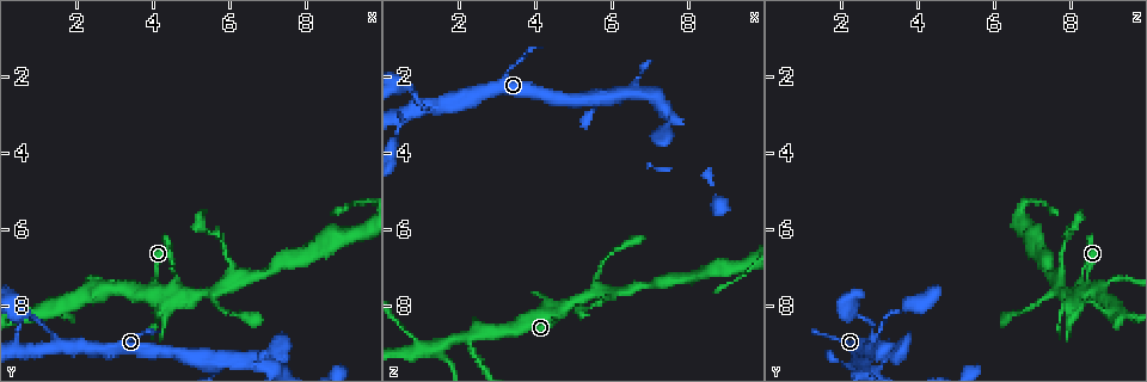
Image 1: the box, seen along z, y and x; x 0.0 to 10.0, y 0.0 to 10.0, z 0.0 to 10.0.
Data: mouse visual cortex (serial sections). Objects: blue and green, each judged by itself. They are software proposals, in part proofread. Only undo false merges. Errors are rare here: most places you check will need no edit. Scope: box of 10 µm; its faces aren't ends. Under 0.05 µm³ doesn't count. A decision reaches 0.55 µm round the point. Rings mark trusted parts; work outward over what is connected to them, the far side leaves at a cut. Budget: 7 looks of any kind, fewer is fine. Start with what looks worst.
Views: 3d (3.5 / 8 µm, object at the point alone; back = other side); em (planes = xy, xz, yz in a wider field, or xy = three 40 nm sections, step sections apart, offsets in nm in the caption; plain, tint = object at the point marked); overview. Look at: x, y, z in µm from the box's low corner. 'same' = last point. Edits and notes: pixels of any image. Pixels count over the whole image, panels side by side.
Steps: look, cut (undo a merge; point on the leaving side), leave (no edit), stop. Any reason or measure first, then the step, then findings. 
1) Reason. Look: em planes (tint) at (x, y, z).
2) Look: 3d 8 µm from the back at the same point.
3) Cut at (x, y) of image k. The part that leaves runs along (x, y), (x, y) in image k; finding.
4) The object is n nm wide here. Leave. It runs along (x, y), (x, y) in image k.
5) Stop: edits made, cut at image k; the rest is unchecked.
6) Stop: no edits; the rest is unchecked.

Sudden change in width. Look: 3d 3.5 µm at (3.75, 7.55, 8.50).

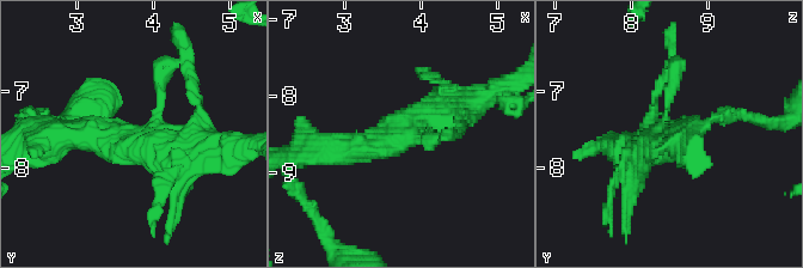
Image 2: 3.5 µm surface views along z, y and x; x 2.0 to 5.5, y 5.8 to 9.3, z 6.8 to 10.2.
Shape alone is not enough. Look: em xy step 2 (plain) at (3.75, 7.60, 8.55).

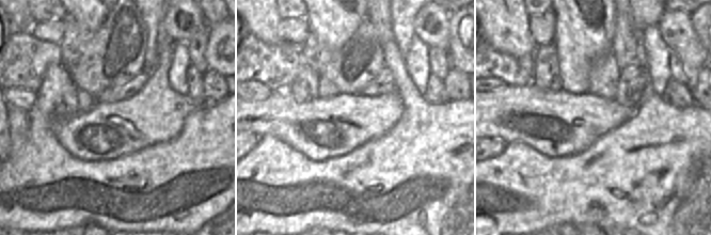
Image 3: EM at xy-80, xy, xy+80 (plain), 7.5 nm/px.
With the object marked. Look: em xy step 2 (tint) at the same point.

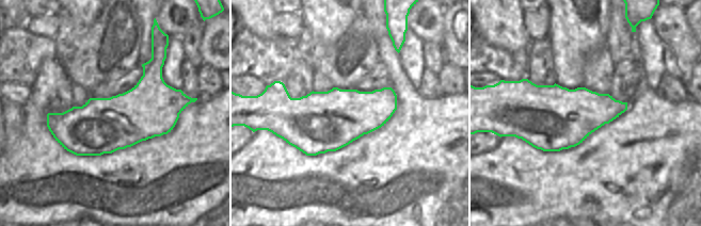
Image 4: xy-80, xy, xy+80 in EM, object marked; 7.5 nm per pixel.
Leave. Continuous, no second cell.

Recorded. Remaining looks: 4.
Four arms meet. Look: 3d 3.5 µm from the back at (1.05, 8.15, 9.15).

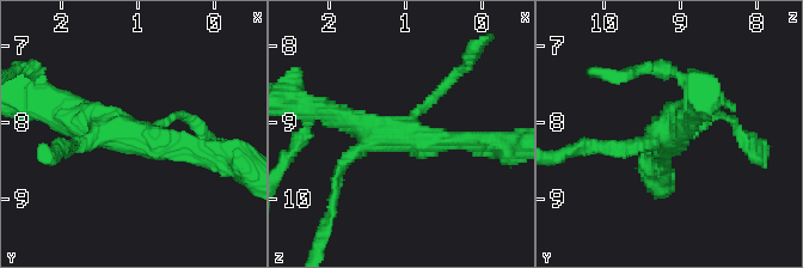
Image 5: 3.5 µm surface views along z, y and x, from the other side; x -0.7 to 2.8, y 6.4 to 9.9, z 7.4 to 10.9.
4 arms meet here; the arms are 150, 200, 200, 350 nm wide; need the tissue. Look: em xy step 3 (tint) at (1.05, 8.20, 9.15).

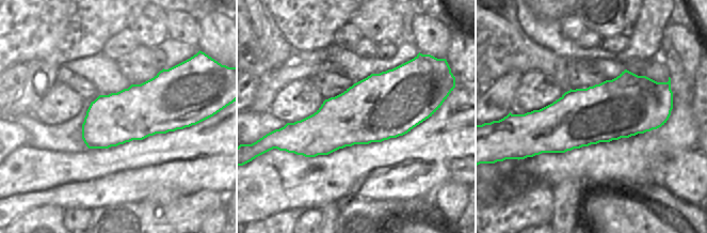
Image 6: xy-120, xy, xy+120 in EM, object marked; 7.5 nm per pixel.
Look: em xy step 2 (tint) at the same point.

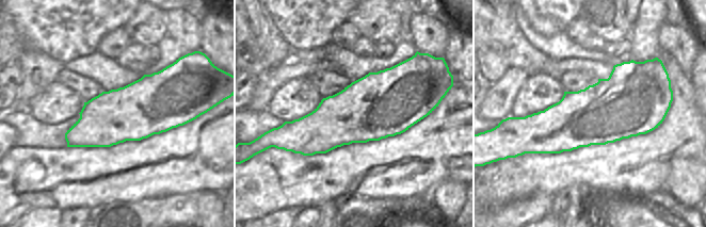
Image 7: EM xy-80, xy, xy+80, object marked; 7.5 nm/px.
Leave. It runs along (65, 117), (208, 158) in image 5; continuous, no second cell.

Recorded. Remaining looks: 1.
Stop: no edits; the rest is unchecked.

